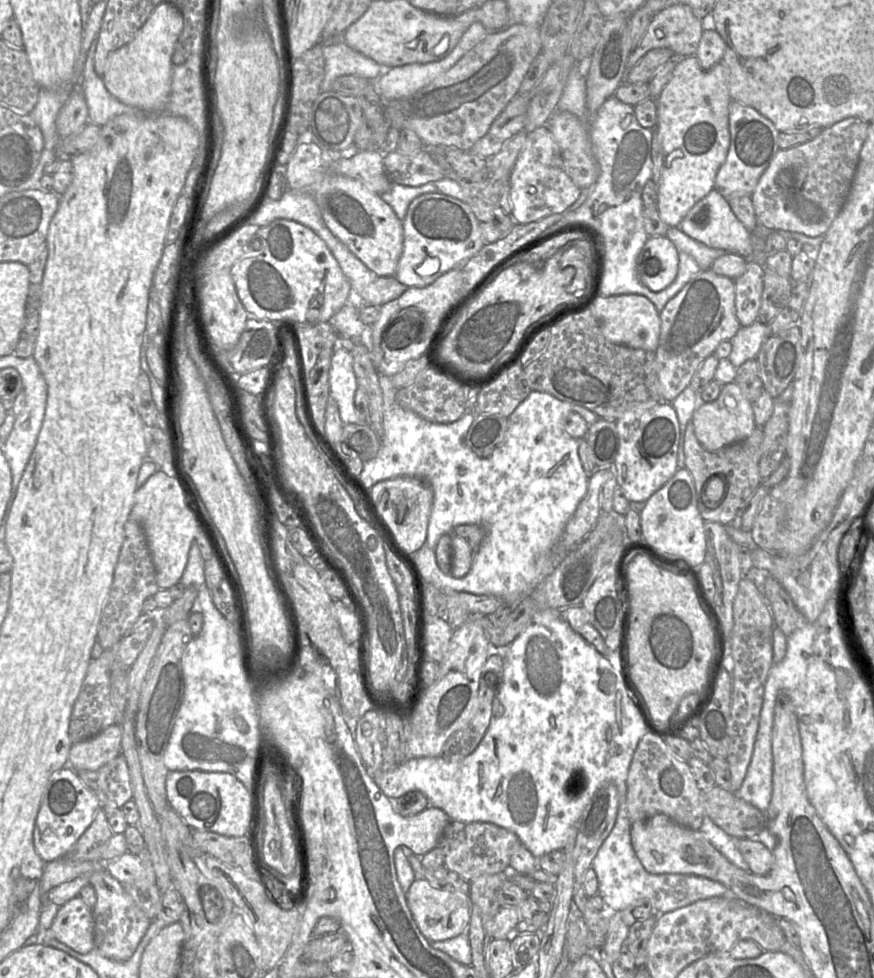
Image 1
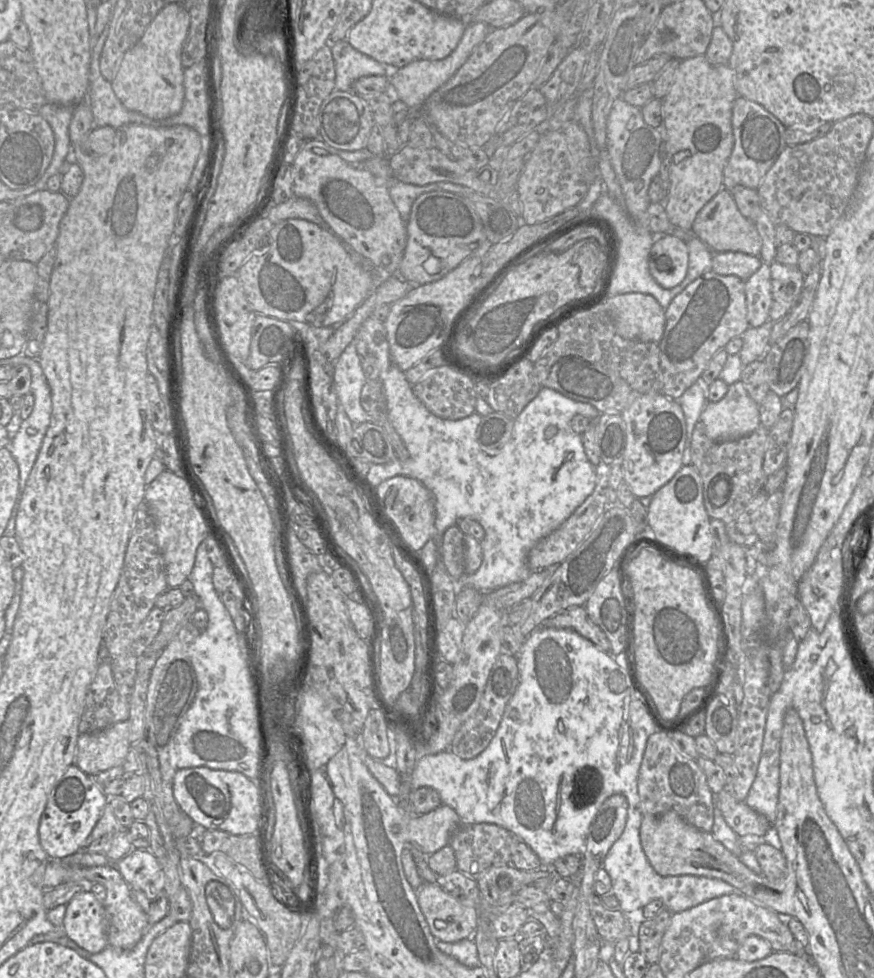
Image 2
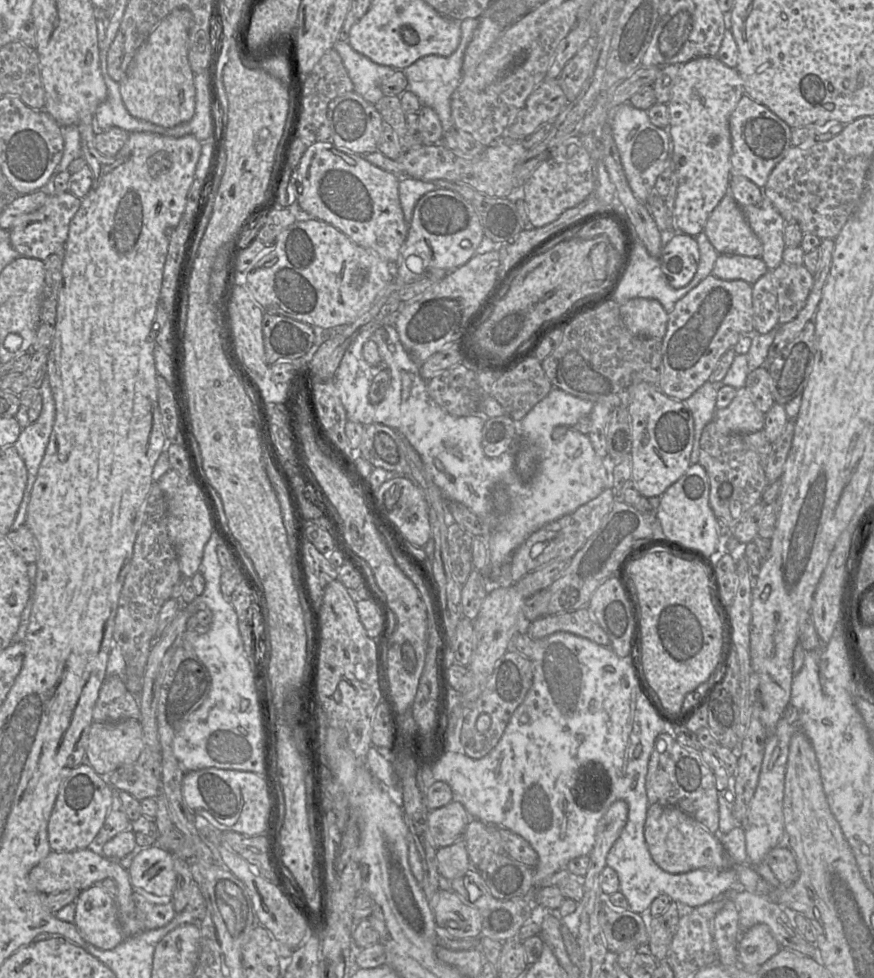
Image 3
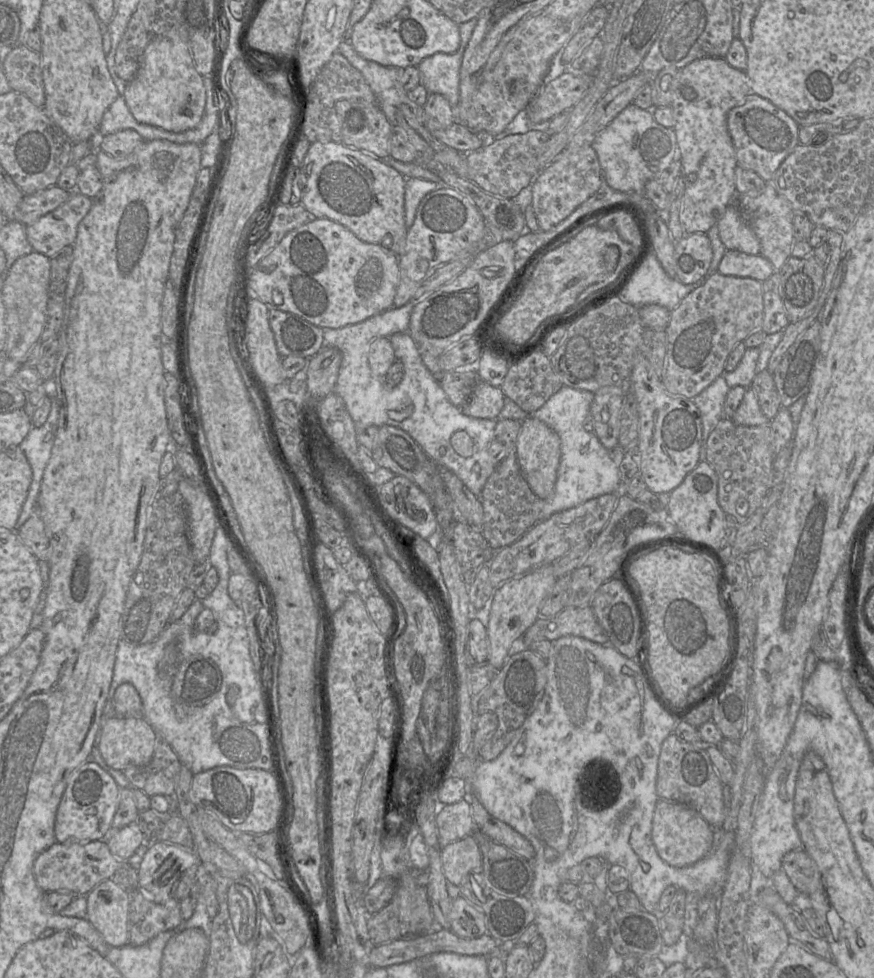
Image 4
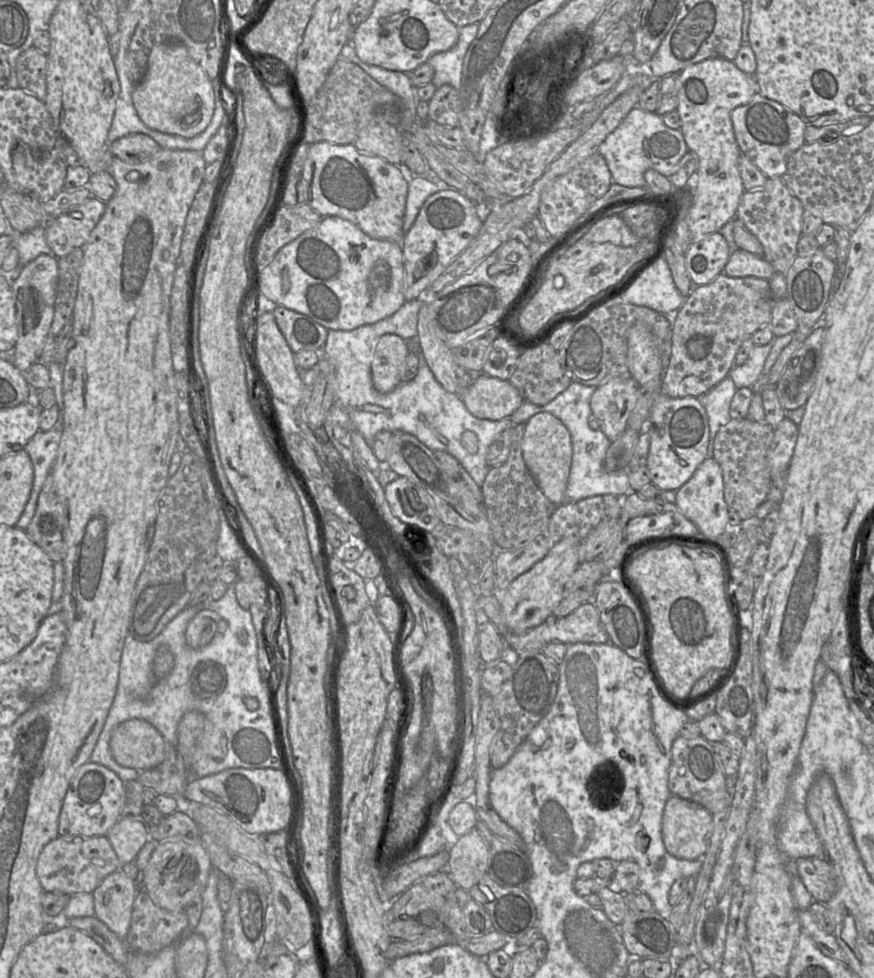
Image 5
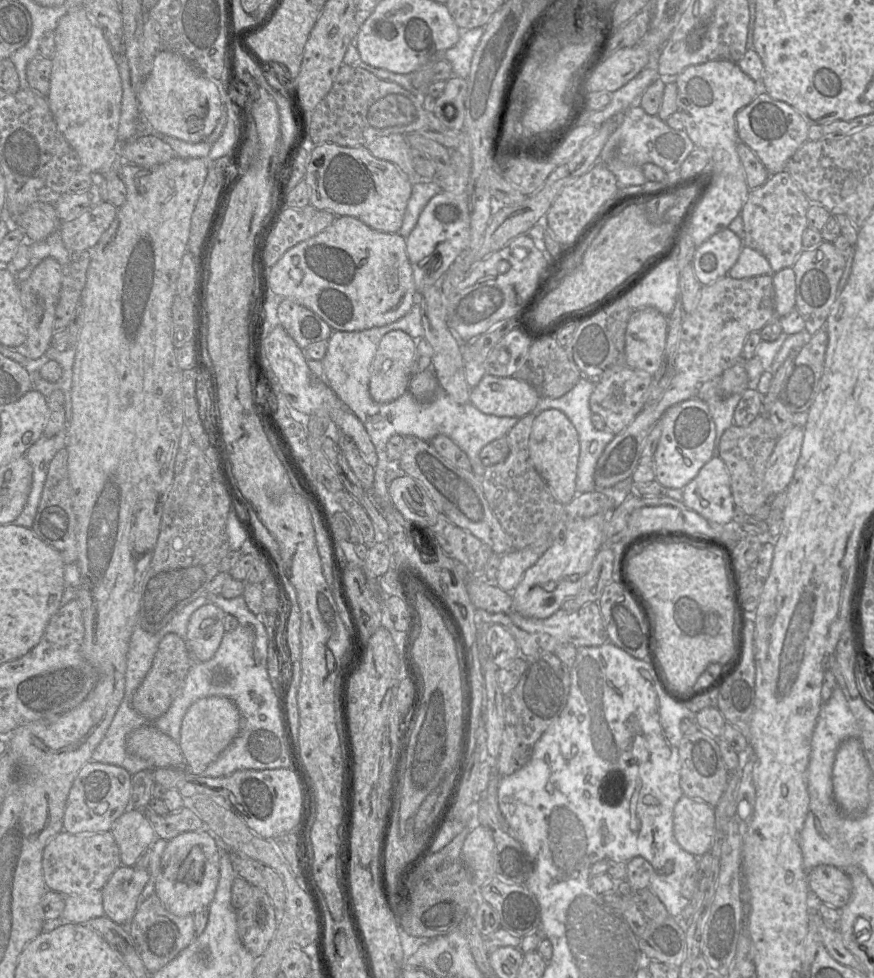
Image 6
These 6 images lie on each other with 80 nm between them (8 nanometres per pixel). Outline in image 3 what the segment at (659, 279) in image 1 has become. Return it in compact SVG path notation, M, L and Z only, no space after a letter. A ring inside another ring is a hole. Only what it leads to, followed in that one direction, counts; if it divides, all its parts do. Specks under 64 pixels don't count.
M678 232L662 248L660 267L674 288L686 286L697 271L700 252L696 238Z

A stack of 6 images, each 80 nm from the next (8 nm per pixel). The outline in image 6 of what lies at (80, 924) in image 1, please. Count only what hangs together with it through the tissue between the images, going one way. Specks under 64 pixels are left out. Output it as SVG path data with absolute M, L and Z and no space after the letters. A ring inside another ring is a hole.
M120 866L101 889L105 916L120 925L128 926L148 880L148 868Z

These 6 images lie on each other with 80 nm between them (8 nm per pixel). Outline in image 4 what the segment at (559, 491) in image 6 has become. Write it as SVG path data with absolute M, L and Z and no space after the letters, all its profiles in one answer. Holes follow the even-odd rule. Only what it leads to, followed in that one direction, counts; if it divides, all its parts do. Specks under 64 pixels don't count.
M528 416L522 421L516 441L516 455L521 473L531 490L545 500L554 492L557 471L561 458L561 440L559 435L541 420Z

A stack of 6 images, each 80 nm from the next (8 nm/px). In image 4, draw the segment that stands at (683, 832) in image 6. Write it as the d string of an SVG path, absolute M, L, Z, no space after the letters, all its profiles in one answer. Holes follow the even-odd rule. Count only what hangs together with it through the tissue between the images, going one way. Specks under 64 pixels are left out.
M659 799L652 821L652 841L660 858L676 868L690 866L713 849L714 828L692 807Z

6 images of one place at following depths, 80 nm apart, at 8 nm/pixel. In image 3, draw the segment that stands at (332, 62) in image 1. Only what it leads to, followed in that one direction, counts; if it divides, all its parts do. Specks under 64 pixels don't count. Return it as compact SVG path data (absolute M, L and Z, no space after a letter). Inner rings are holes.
M338 39L333 49L338 52L343 61L354 85L354 92L372 104L377 103L384 96L380 89L380 81L398 70L374 63L356 52L348 41Z

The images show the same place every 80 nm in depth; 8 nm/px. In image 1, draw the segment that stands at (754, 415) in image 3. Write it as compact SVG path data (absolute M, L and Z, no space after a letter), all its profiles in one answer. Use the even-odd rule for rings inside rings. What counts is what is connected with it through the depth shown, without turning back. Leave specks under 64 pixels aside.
M735 383L722 385L719 397L710 403L700 402L691 423L698 442L709 452L715 452L749 437L756 428L752 403Z

